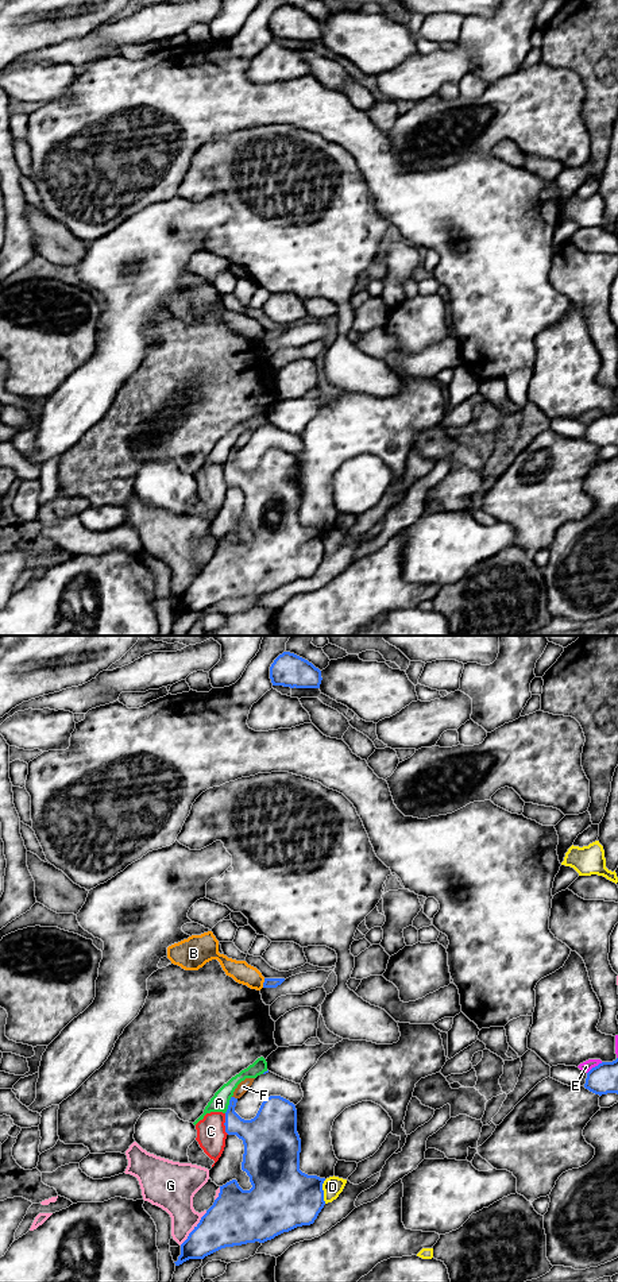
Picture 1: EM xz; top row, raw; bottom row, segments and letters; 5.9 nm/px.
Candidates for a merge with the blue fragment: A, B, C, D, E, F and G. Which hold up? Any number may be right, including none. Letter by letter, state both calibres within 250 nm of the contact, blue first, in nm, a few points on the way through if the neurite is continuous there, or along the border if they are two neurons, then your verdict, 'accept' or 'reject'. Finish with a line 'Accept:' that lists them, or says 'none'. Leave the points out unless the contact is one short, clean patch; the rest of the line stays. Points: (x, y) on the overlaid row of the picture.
A: 200/110 nm | reject
B: 60/130 nm | along xz (265, 979), (262, 987) | reject
C: 260/180 nm | reject
D: 380/120 nm | reject
E: 180/70 nm | reject
F: 180/70 nm | reject
G: 320/240 nm | reject
Accept: none

